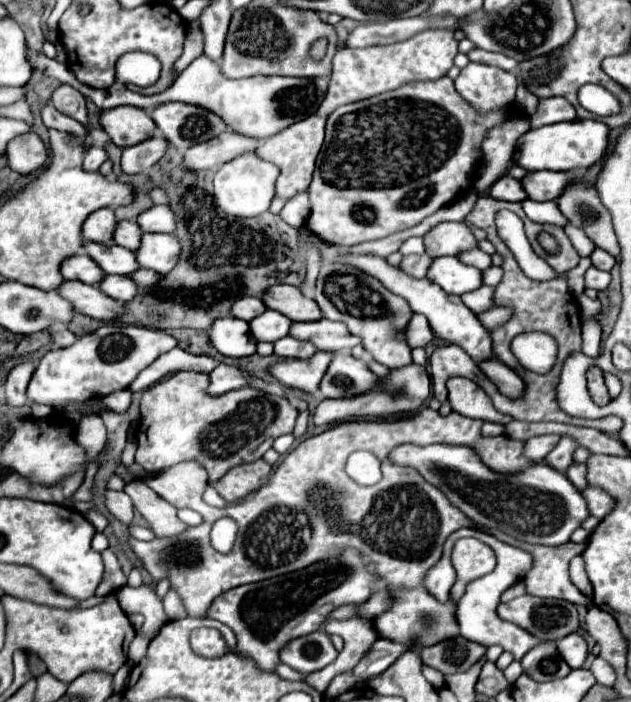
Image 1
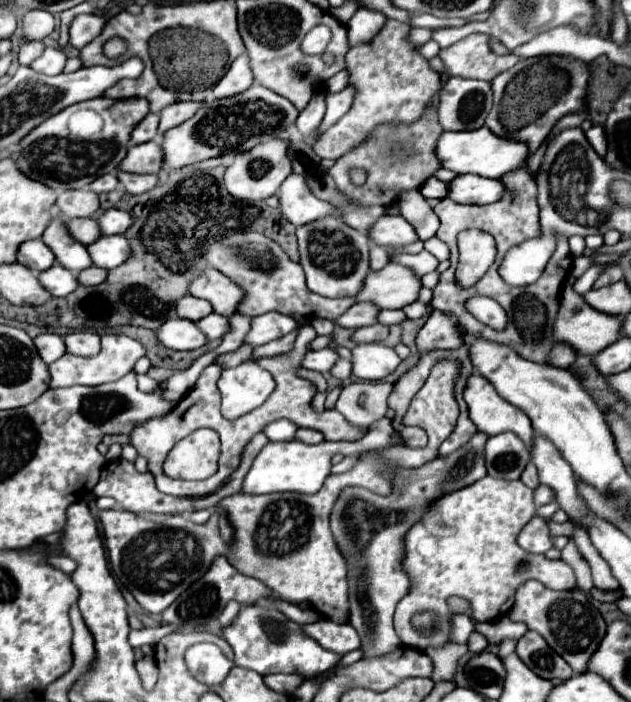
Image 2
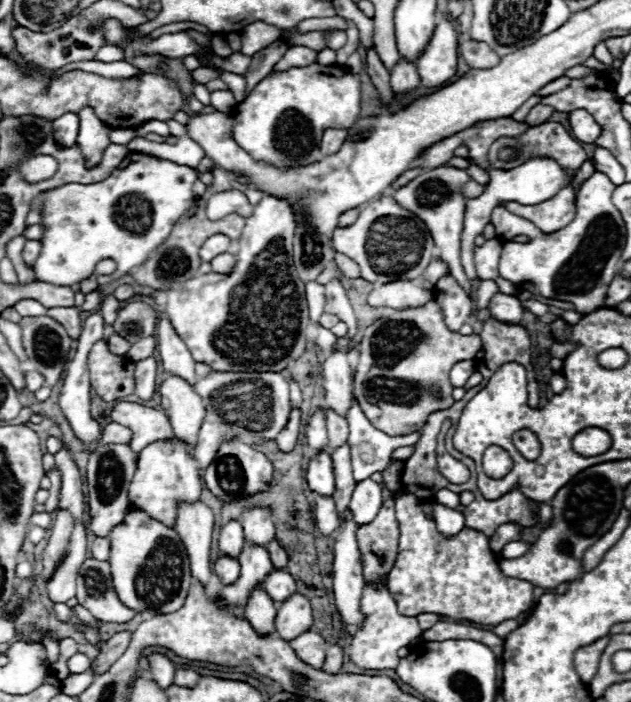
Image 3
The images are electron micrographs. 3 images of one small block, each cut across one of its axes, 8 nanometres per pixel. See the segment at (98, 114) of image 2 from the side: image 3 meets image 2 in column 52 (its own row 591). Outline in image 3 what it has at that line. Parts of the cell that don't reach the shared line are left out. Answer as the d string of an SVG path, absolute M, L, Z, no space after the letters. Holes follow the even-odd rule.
M130 510L126 518L110 532L110 568L112 584L120 602L136 612L152 610L170 614L184 606L190 592L190 560L176 530L148 518L140 510Z

